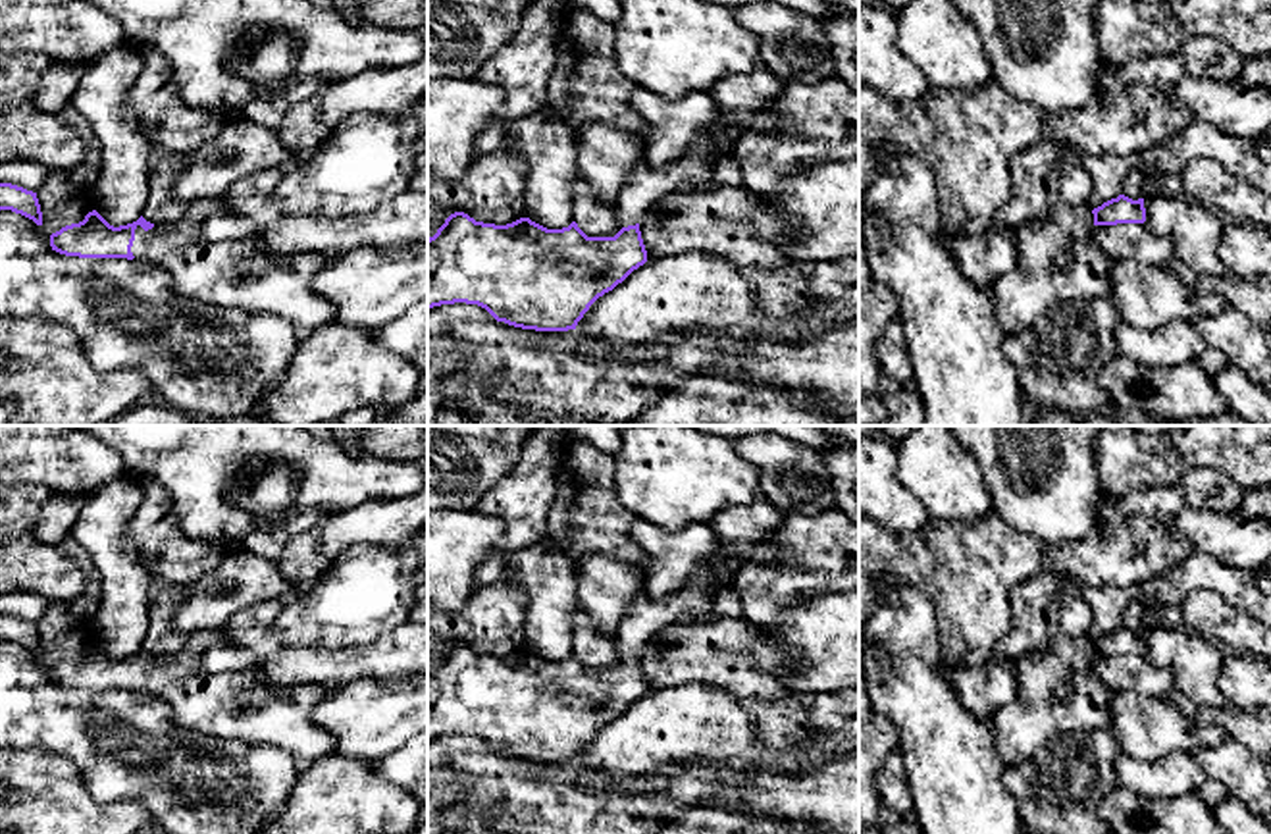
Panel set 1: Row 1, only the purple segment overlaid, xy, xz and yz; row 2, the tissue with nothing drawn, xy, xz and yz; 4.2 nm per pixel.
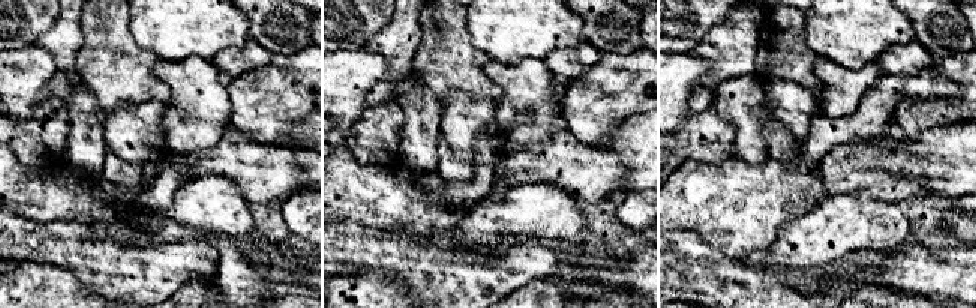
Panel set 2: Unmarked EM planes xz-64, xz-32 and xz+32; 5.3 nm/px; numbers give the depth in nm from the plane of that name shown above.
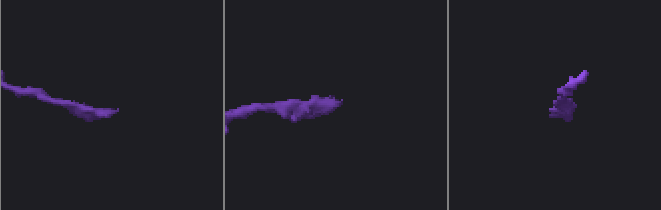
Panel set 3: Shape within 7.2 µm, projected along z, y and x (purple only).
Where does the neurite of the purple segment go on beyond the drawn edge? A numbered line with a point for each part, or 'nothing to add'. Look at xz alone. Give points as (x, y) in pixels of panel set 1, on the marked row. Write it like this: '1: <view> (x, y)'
1: xz (644, 185)

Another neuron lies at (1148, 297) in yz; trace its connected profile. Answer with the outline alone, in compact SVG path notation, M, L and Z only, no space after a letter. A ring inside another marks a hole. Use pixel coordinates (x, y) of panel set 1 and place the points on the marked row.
M1111 260L1109 300L1130 327L1159 329L1173 320L1196 324L1198 295L1169 268Z

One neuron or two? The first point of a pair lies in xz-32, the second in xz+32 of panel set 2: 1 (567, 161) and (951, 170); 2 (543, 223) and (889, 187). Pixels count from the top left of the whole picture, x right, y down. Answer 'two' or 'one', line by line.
1: two
2: two

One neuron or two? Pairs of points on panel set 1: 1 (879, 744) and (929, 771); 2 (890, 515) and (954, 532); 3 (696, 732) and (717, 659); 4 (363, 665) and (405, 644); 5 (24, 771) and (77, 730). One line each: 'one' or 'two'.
1: two
2: two
3: two
4: one
5: two

